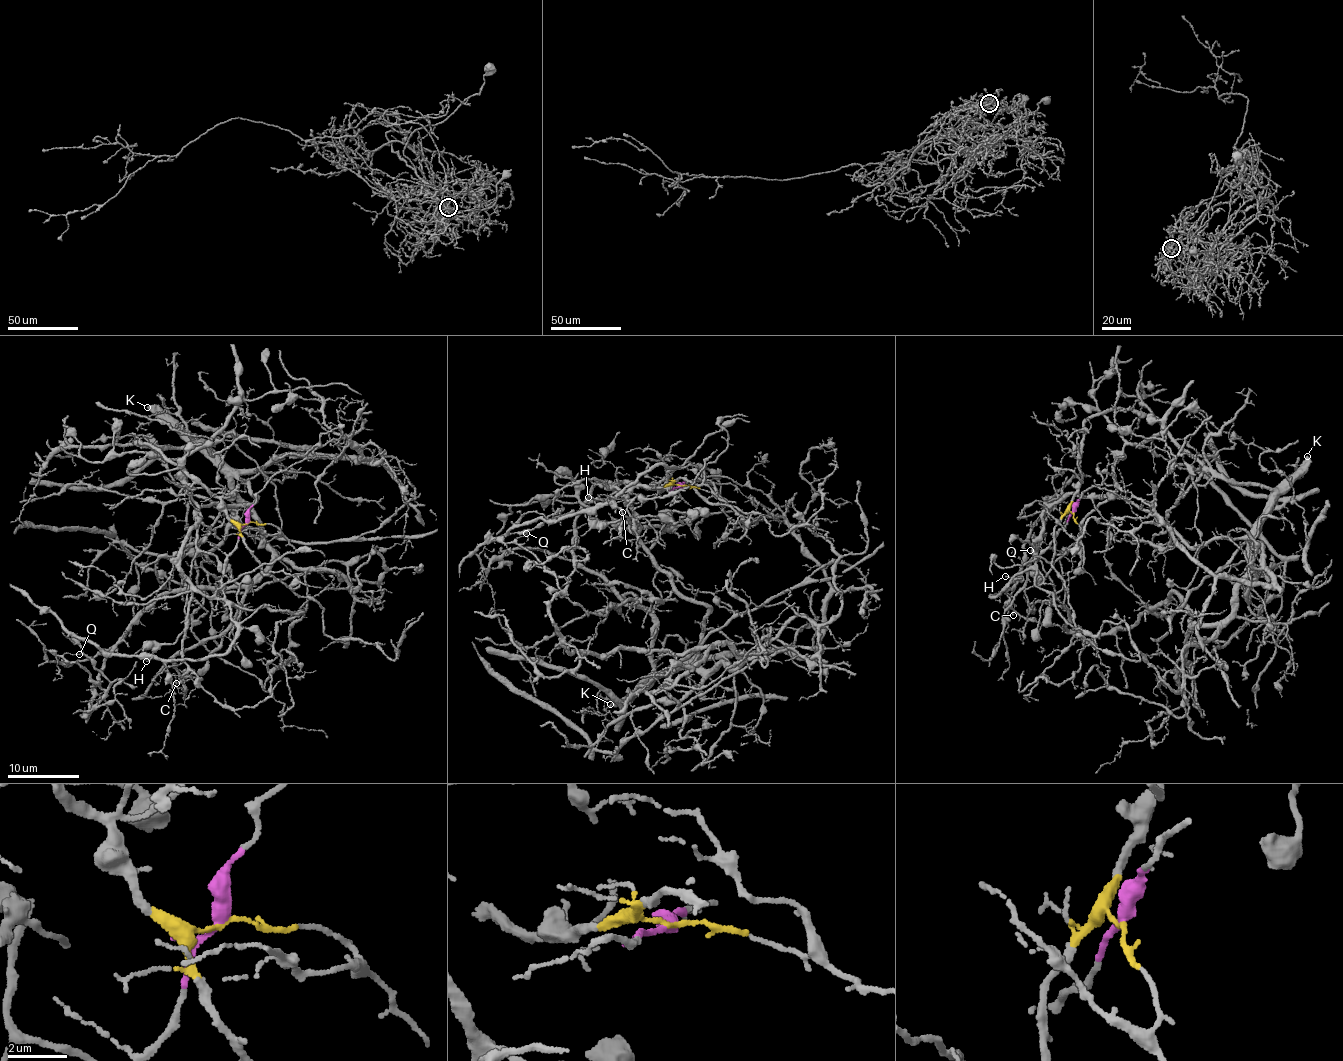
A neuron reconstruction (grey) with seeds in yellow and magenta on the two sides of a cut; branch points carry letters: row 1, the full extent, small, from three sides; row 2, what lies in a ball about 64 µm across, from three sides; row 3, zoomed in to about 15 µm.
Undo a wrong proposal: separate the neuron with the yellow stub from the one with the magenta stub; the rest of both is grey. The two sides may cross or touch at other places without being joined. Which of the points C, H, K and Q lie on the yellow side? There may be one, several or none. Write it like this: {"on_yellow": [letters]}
{"on_yellow": ["K", "Q"]}

